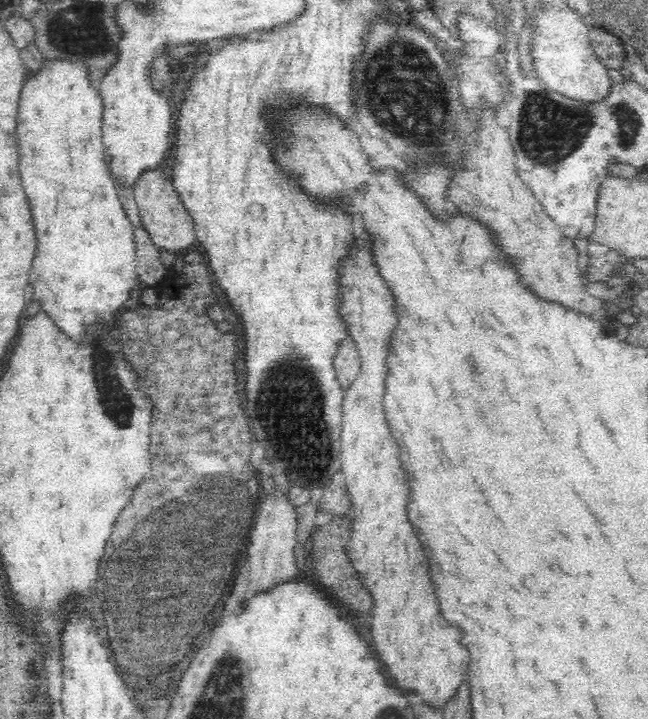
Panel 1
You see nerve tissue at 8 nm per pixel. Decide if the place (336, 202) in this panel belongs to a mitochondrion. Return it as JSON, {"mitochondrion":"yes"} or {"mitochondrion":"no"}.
{"mitochondrion":"no"}

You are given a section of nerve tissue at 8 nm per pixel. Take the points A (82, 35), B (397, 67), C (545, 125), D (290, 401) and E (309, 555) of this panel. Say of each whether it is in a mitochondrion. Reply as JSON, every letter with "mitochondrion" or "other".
{"A":"mitochondrion","B":"mitochondrion","C":"mitochondrion","D":"mitochondrion","E":"other"}

